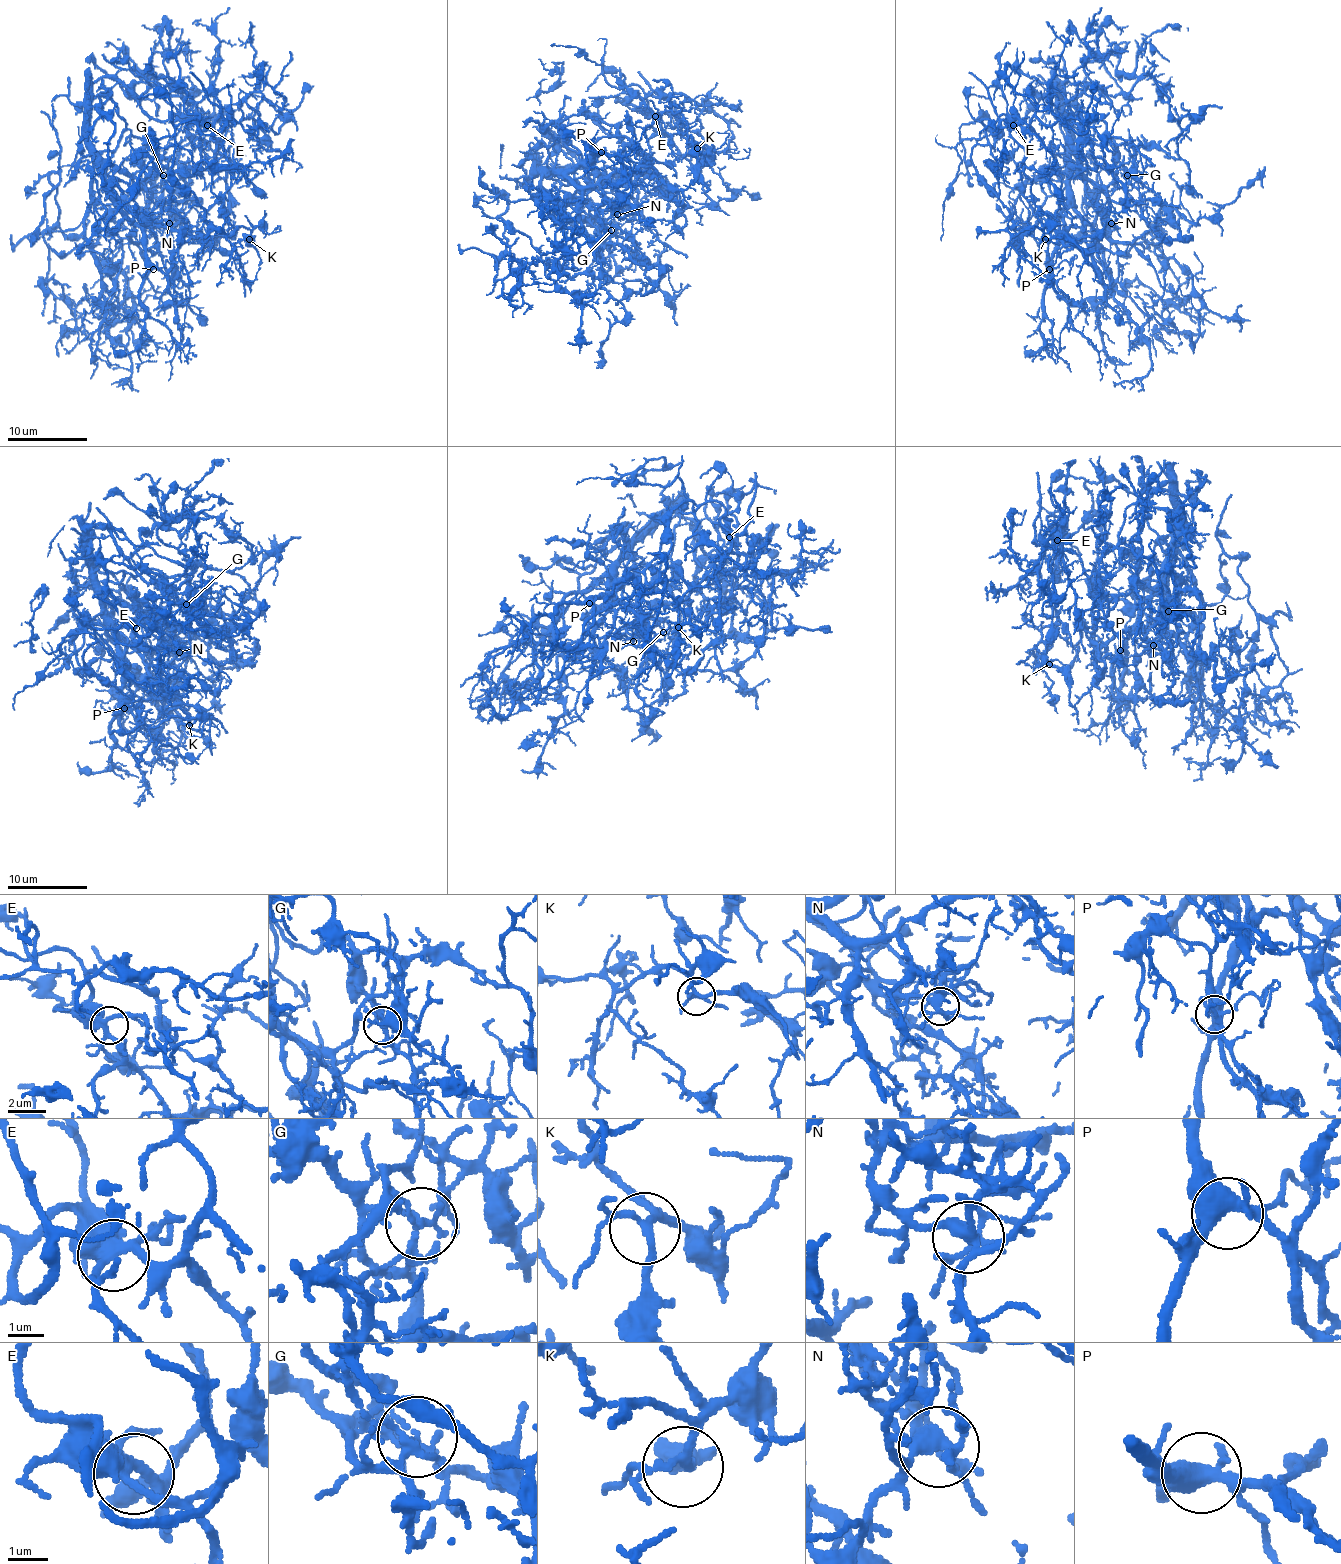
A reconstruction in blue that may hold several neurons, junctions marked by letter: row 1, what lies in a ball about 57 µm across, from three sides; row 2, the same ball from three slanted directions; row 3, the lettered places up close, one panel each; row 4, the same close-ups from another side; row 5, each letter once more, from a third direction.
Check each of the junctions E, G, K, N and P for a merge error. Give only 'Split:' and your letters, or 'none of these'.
Split: G

